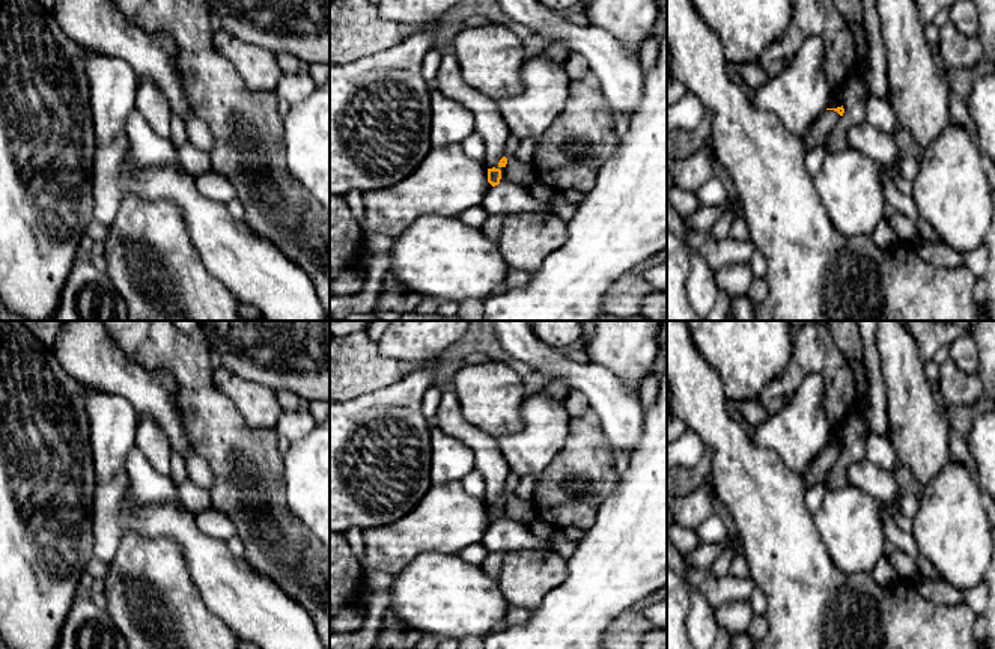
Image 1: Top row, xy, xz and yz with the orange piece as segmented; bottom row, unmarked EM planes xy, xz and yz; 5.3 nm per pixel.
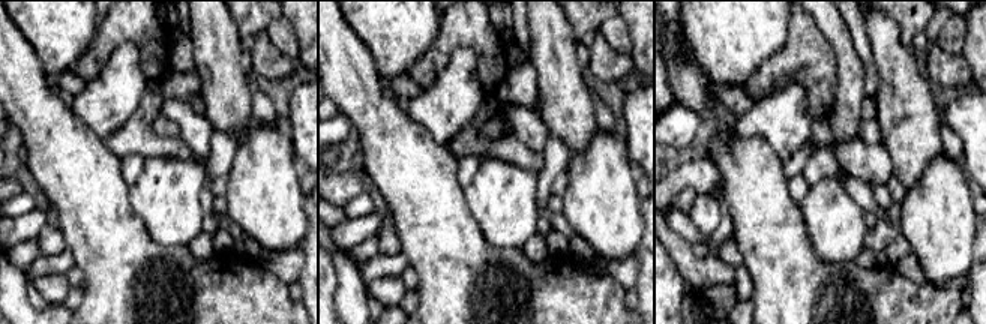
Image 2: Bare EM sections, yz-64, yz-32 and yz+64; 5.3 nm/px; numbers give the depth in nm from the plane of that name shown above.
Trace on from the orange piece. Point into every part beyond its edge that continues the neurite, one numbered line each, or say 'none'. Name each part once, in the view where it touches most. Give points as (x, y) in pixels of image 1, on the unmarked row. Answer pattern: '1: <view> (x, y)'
1: yz (830, 455)

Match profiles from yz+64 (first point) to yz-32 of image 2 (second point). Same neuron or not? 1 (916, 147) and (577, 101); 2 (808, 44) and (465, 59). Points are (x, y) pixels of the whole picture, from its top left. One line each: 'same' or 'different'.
1: same
2: different

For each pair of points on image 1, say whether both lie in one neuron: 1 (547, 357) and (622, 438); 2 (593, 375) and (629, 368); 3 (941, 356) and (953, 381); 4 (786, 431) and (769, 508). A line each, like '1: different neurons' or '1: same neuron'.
1: same neuron
2: different neurons
3: different neurons
4: different neurons

